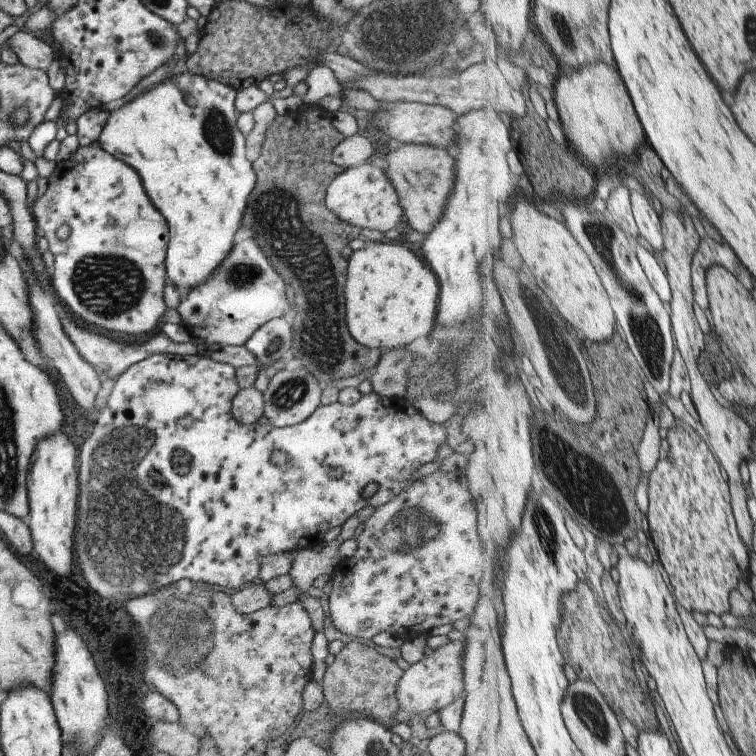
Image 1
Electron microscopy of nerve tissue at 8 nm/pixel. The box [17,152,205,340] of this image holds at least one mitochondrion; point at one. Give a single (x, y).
(110, 286)

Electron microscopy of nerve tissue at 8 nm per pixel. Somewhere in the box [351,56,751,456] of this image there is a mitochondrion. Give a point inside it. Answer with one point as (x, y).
(642, 325)

